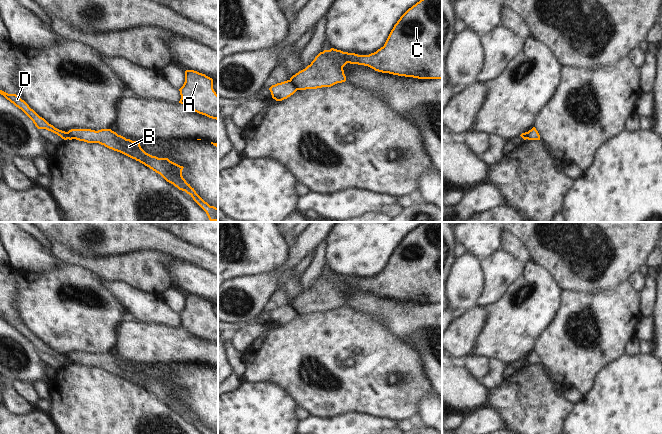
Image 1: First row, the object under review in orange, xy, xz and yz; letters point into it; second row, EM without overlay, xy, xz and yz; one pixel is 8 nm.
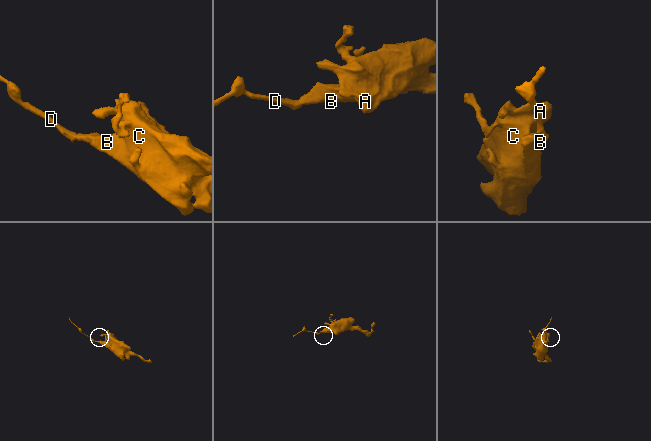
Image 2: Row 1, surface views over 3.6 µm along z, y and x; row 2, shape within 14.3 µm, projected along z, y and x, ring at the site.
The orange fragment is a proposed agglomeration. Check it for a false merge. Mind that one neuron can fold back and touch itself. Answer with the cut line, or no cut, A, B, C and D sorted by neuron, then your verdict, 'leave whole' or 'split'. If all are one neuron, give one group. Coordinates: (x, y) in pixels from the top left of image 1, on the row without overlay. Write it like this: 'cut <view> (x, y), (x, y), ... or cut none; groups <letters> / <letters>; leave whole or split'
cut xz (288, 304), (297, 313); groups A B C / D; split

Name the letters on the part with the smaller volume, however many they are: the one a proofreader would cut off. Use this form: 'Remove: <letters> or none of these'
Remove: D

